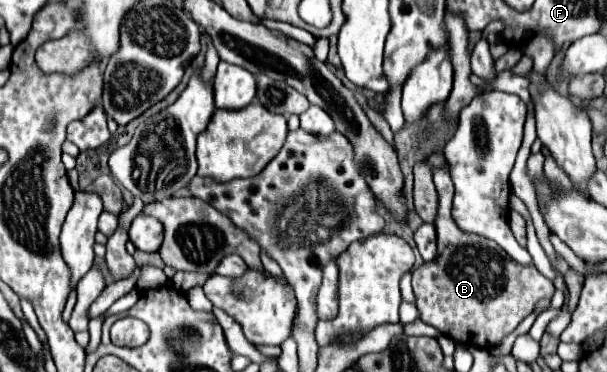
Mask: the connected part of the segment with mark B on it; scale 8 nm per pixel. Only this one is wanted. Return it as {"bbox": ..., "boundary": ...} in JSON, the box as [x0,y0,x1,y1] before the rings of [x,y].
{"bbox":[412,167,554,349],"boundary":[[[436,167],[432,171],[438,191],[438,213],[434,219],[438,255],[430,263],[422,263],[412,271],[412,289],[420,319],[460,345],[492,349],[534,311],[536,301],[554,297],[554,283],[534,265],[512,261],[512,257],[508,257],[508,253],[504,253],[494,241],[458,229],[450,213],[454,185],[448,169]]]}

